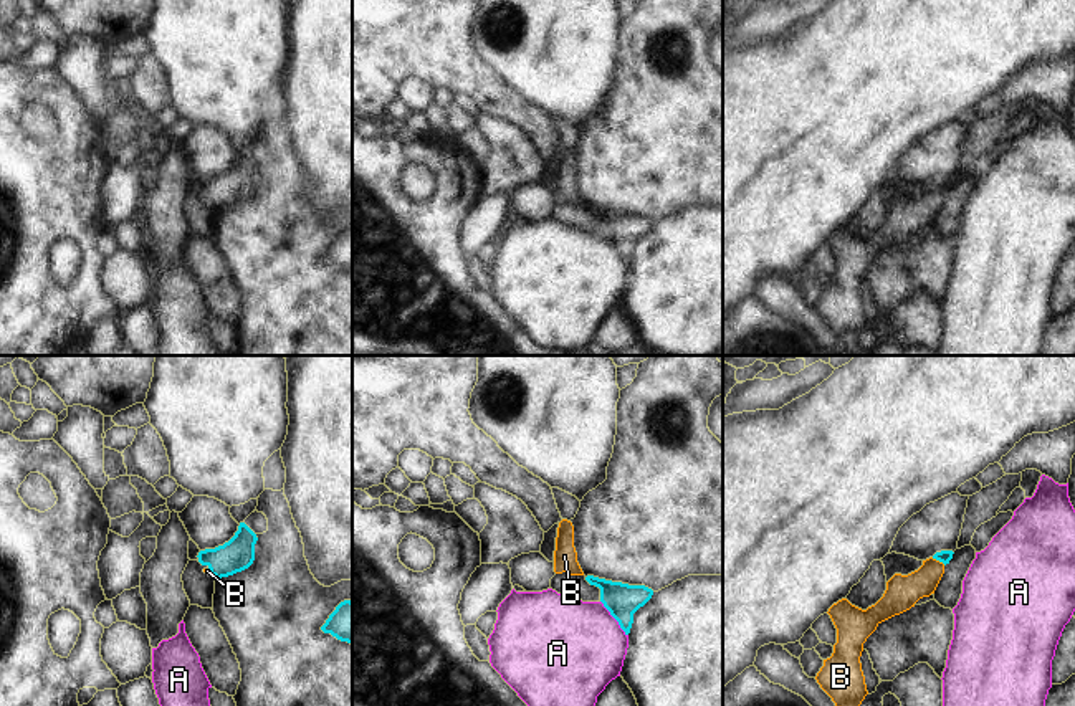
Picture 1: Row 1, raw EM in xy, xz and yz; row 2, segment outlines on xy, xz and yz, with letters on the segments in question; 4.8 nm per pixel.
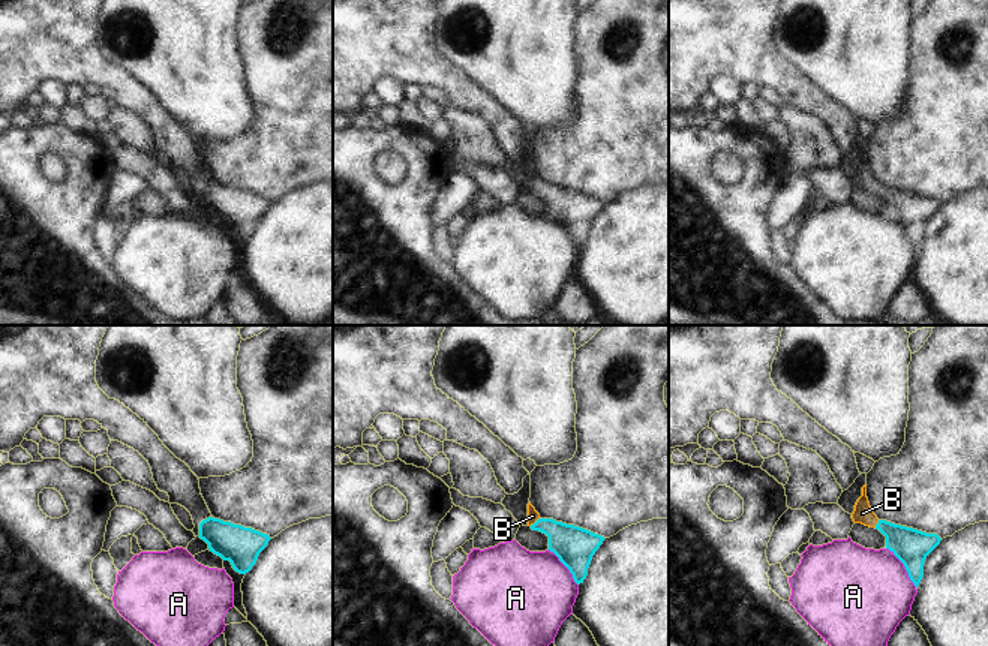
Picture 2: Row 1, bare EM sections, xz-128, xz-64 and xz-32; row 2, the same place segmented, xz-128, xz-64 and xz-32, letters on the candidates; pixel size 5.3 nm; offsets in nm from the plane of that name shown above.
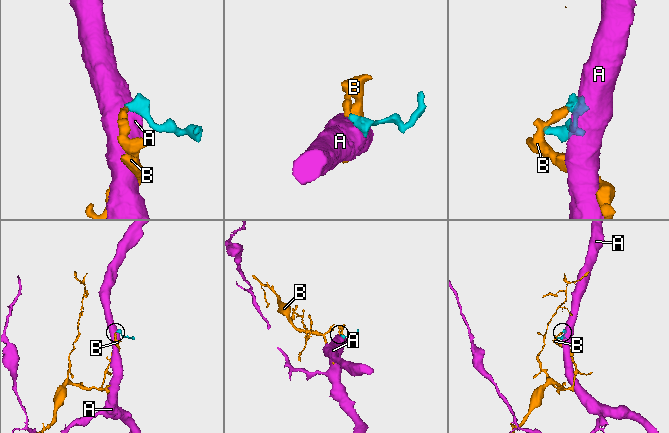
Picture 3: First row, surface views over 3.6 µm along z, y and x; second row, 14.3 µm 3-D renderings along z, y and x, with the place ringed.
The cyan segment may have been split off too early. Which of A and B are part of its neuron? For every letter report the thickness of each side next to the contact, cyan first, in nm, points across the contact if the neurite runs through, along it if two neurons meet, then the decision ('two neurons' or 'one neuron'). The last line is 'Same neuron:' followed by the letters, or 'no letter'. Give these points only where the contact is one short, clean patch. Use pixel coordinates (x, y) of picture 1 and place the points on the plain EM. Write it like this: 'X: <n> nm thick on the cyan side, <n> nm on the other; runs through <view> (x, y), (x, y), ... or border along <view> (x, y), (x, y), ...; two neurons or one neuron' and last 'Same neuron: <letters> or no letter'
A: 170 nm thick on the cyan side, 480 nm on the other; border along xz (601, 230), (627, 265); two neurons
B: 60 nm thick on the cyan side, 160 nm on the other; runs through yz (945, 186), (938, 189), (910, 219), (902, 222); one neuron
Same neuron: B

